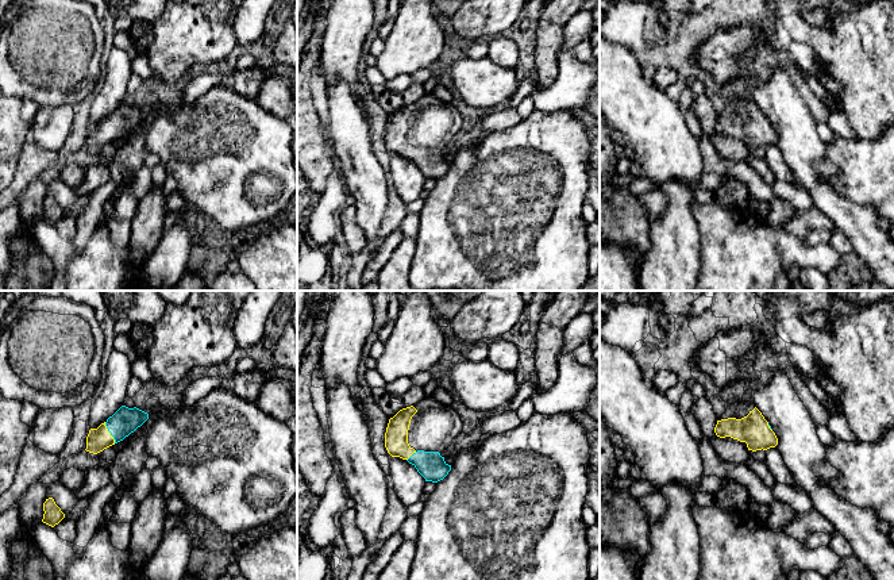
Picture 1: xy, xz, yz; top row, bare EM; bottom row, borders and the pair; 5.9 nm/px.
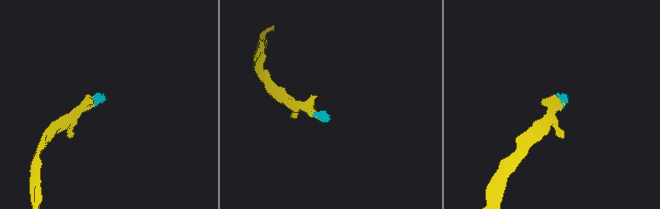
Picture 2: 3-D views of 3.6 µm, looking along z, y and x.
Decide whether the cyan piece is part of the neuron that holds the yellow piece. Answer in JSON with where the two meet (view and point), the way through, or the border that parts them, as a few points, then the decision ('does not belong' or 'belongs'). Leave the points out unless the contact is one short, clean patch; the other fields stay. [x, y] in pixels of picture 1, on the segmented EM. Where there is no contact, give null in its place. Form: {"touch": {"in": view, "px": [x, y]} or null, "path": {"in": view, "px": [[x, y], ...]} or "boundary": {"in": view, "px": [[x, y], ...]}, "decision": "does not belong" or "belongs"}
{"touch": {"in": "xy", "px": [110, 433]}, "path": {"in": "xy", "px": [[97, 440], [110, 433], [124, 421]]}, "decision": "belongs"}

